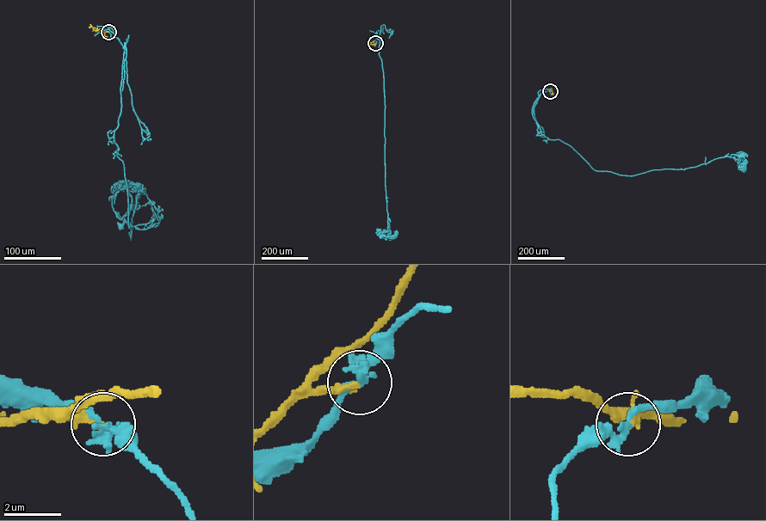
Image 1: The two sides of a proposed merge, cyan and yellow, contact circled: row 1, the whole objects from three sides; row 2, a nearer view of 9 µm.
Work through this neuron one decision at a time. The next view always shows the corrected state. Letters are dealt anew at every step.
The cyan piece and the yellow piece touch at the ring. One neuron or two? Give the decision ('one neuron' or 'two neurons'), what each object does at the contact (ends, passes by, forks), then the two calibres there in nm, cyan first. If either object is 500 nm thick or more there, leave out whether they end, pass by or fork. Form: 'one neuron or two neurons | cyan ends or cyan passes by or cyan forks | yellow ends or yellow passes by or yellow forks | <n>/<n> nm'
two neurons | cyan passes by | yellow passes by | 240/160 nm

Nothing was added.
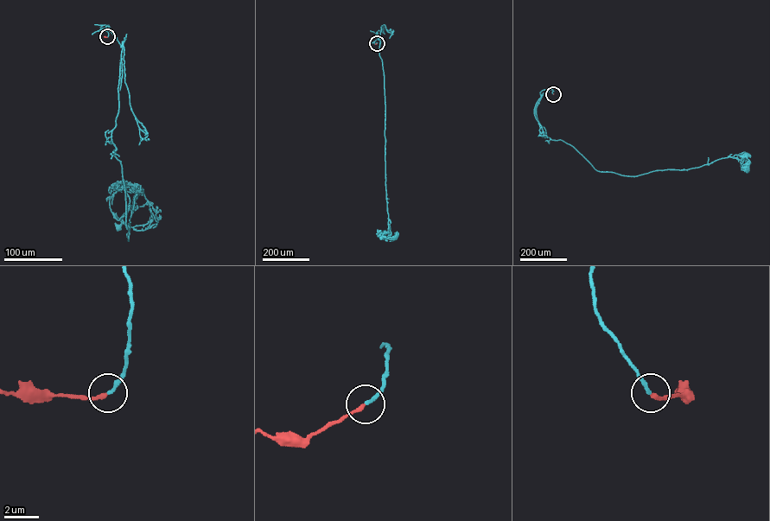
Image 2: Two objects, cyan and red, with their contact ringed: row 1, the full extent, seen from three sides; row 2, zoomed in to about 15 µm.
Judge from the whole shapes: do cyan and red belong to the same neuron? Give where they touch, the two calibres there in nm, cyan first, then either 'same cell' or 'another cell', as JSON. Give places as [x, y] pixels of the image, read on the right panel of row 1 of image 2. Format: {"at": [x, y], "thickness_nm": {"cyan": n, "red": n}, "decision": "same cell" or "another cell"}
{"at": [553, 94], "thickness_nm": {"cyan": 200, "red": 220}, "decision": "same cell"}

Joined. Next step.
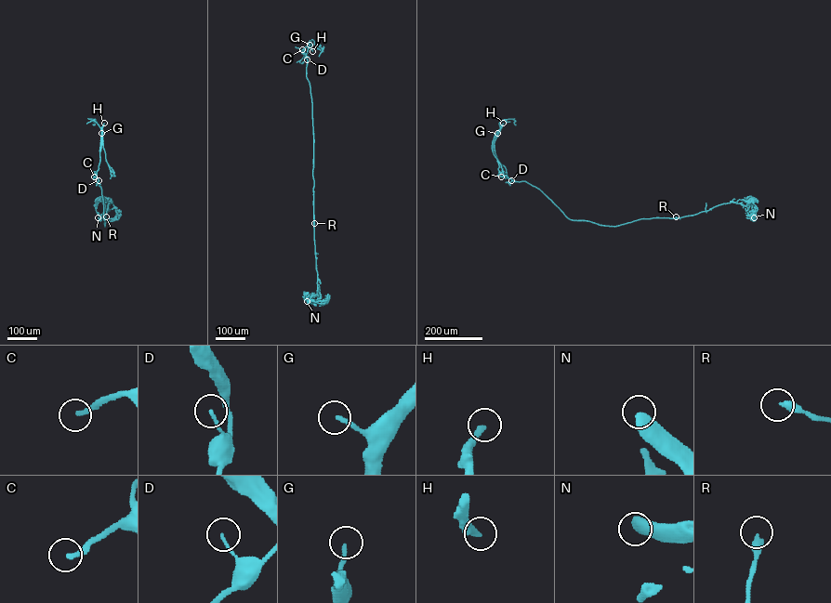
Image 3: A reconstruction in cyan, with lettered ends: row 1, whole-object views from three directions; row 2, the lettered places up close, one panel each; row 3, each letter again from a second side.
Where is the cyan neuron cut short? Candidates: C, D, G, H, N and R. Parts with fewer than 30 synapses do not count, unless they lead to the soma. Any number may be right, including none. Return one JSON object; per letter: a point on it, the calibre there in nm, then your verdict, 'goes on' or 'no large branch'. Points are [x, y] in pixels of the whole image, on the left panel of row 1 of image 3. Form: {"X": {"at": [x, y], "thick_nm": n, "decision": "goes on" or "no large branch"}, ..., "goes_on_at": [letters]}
{"C": {"at": [94, 176], "thick_nm": 220, "decision": "goes on"}, "D": {"at": [98, 180], "thick_nm": 100, "decision": "no large branch"}, "G": {"at": [101, 133], "thick_nm": 170, "decision": "goes on"}, "H": {"at": [104, 123], "thick_nm": 300, "decision": "goes on"}, "N": {"at": [98, 217], "thick_nm": 550, "decision": "no large branch"}, "R": {"at": [106, 216], "thick_nm": 340, "decision": "no large branch"}, "goes_on_at": ["C", "G", "H"]}

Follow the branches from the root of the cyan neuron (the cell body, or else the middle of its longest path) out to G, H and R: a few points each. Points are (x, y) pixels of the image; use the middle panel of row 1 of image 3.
G: (309, 301), (310, 303), (310, 297), (316, 295), (318, 289), (312, 103), (305, 55), (309, 42), (309, 45)
H: (309, 301), (310, 303), (310, 297), (316, 295), (318, 289), (312, 103), (305, 55), (309, 42), (312, 51)
R: (309, 301), (310, 303), (310, 297), (316, 295), (318, 289), (314, 223)

